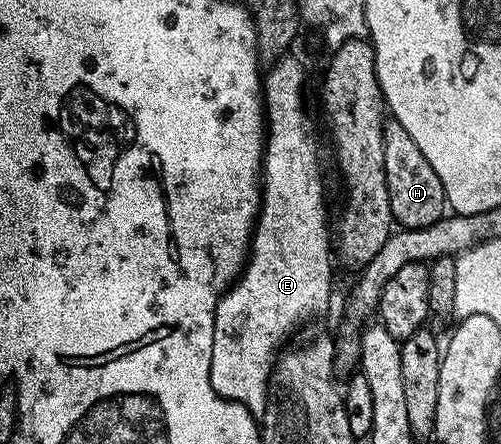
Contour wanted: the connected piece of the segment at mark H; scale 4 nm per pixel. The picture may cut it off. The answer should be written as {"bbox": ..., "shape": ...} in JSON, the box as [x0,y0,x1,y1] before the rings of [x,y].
{"bbox":[384,118,445,227],"shape":[[[391,118],[384,121],[384,169],[392,217],[401,227],[428,227],[445,215],[445,191],[438,174],[434,174],[434,166],[426,162],[426,154],[418,150],[410,133],[397,120]]]}

